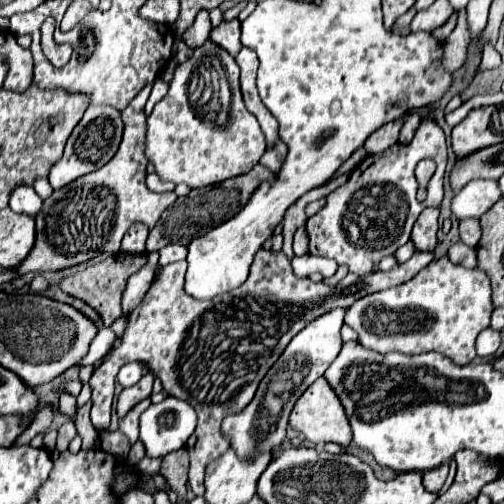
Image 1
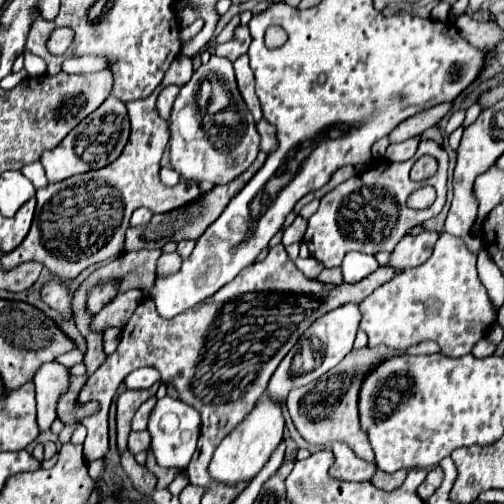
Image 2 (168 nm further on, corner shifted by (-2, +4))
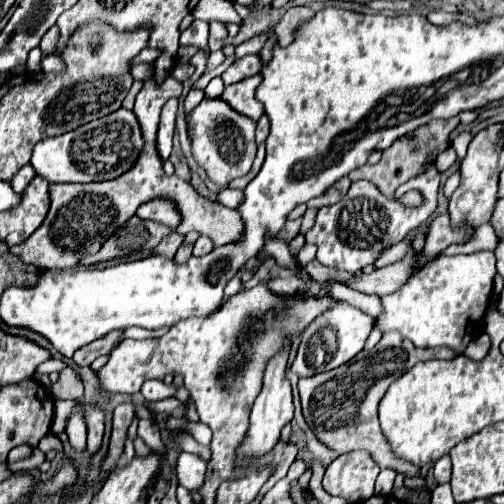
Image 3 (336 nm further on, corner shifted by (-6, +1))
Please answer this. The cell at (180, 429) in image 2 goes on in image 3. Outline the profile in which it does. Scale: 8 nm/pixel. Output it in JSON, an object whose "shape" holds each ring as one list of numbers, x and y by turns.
{"shape":[[180,452,176,458,176,476,178,482,188,490,198,490,200,482,204,482,206,462,198,454]]}

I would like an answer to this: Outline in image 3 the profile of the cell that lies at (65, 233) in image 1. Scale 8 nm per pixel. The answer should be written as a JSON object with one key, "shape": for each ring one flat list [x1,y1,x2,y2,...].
{"shape":[[168,76,162,86,154,86,152,78,144,82,140,94,136,96,134,114,142,128,144,148,136,164,122,176,106,182,92,182,92,184,50,184,50,210,40,224,40,228,26,238,22,244,12,246,10,252,32,264,40,270,74,270,80,266,82,256,96,254,102,244,120,228,124,226,136,210,150,200,164,198,176,204,176,210,182,218,178,232,184,236,192,230,212,238,216,246,226,242,236,242,240,234,244,234,244,224,240,222,240,214,234,208,224,206,222,202,212,202,200,196,192,184,180,180,178,176,166,176,162,168,162,158,158,154,156,138,158,138,158,120,160,110,168,98,178,98,182,94,182,82,174,76]]}

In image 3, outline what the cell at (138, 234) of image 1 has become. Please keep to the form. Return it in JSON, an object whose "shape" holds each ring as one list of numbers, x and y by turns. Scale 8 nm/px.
{"shape":[[152,200,152,202,146,202,146,204,142,204,138,208,136,216,140,216,142,220,154,220,154,222,166,224,172,230,176,230,176,226,180,224,180,216,178,216,174,204,168,202,168,200]]}

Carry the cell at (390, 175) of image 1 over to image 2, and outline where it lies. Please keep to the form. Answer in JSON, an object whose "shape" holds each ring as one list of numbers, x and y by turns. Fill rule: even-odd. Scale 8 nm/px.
{"shape":[[420,141,420,147,410,161,404,161,404,163,380,161,376,163,374,169,358,173,352,179,344,181,342,185,338,185,336,189,332,189,328,195,320,199,318,211,308,219,308,231,304,235,304,243,308,245,310,255,316,261,320,261,324,267,332,269,332,267,340,267,344,255,350,251,360,251,366,255,392,251,396,243,406,235,408,229,436,217,442,211,446,203,446,169,448,169,446,151,434,141],[422,155,432,155,436,161,442,161,442,163,438,165,438,171,434,177,422,183,414,183,408,177,408,173,410,173,410,167],[422,185,432,185,436,189,434,205,424,211,408,209,406,207,408,195]]}

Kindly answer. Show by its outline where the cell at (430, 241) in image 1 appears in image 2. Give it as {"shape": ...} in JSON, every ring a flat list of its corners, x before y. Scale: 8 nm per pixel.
{"shape":[[420,233,420,235,406,235,392,251,390,261,384,267,392,267,396,273,404,271,404,269,412,269,418,267,420,263,424,263,434,249,434,243,440,235,438,233]]}

